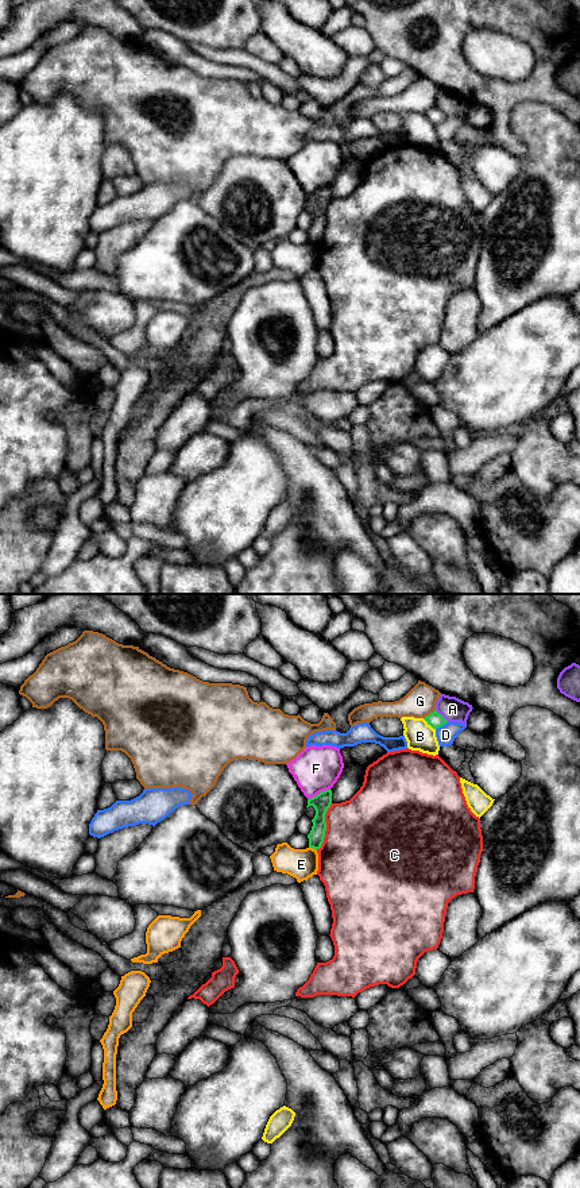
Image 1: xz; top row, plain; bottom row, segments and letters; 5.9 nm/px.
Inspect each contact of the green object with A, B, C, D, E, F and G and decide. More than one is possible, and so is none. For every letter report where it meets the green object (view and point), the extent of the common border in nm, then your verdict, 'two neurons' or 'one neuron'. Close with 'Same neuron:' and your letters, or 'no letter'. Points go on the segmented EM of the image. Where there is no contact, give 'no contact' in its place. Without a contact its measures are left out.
A: meets green in xz at (440, 714); contact 120 nm long; two neurons
B: meets green in xz at (429, 724); contact 100 nm long; two neurons
C: meets green in xz at (325, 828); contact 300 nm long; two neurons
D: meets green in xz at (441, 725); contact 90 nm long; two neurons
E: meets green in xz at (313, 848); contact 50 nm long; two neurons
F: meets green in xz at (320, 793); contact 150 nm long; two neurons
G: meets green in xz at (430, 713); contact 90 nm long; two neurons
Same neuron: no letter

